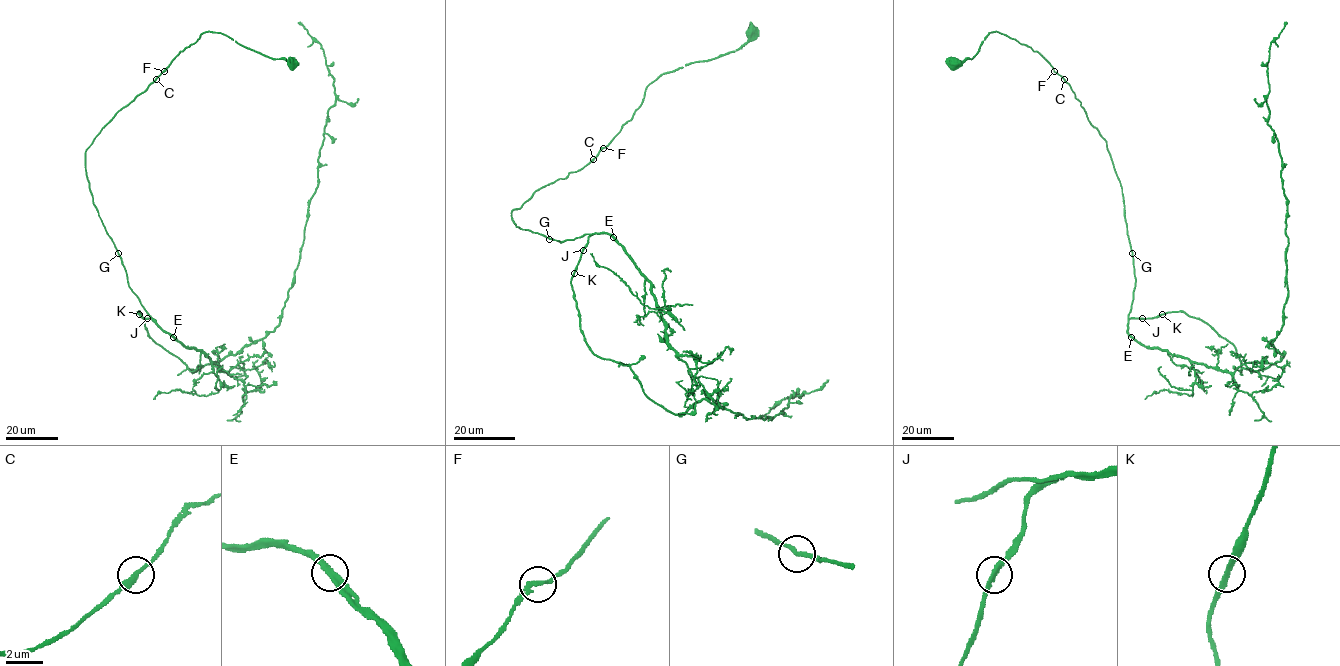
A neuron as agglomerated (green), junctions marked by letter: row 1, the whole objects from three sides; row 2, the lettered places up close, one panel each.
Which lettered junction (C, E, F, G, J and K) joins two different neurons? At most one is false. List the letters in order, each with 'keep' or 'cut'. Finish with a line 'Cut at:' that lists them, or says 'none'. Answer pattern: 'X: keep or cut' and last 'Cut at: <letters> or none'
C: keep
E: keep
F: keep
G: keep
J: keep
K: keep
Cut at: none

